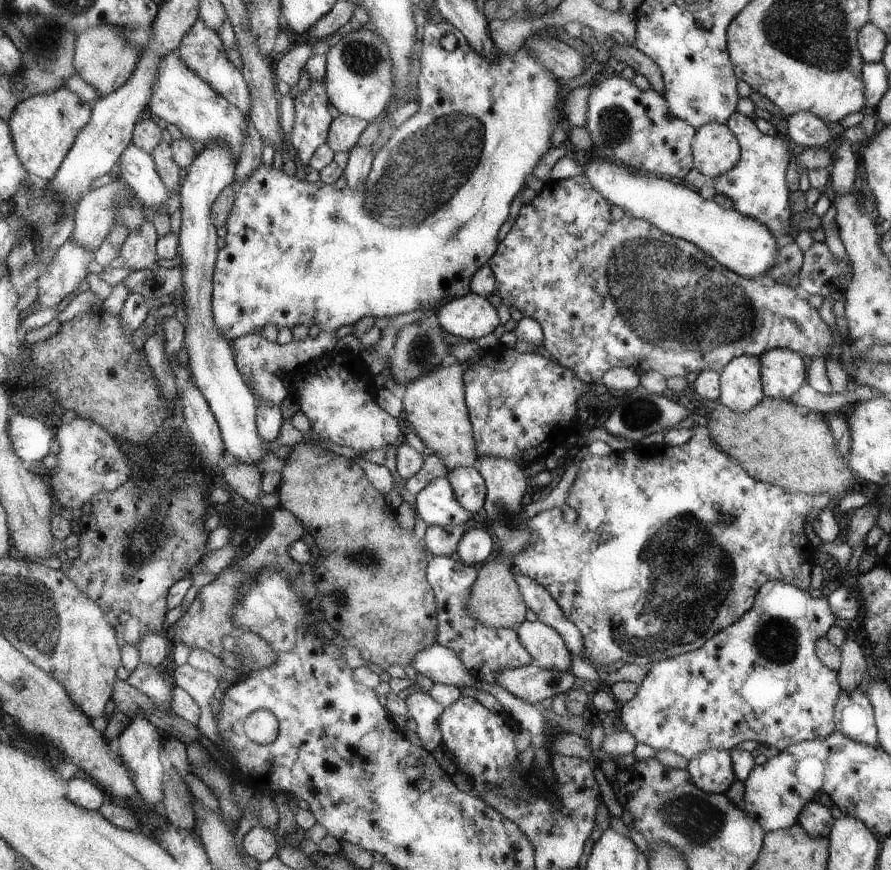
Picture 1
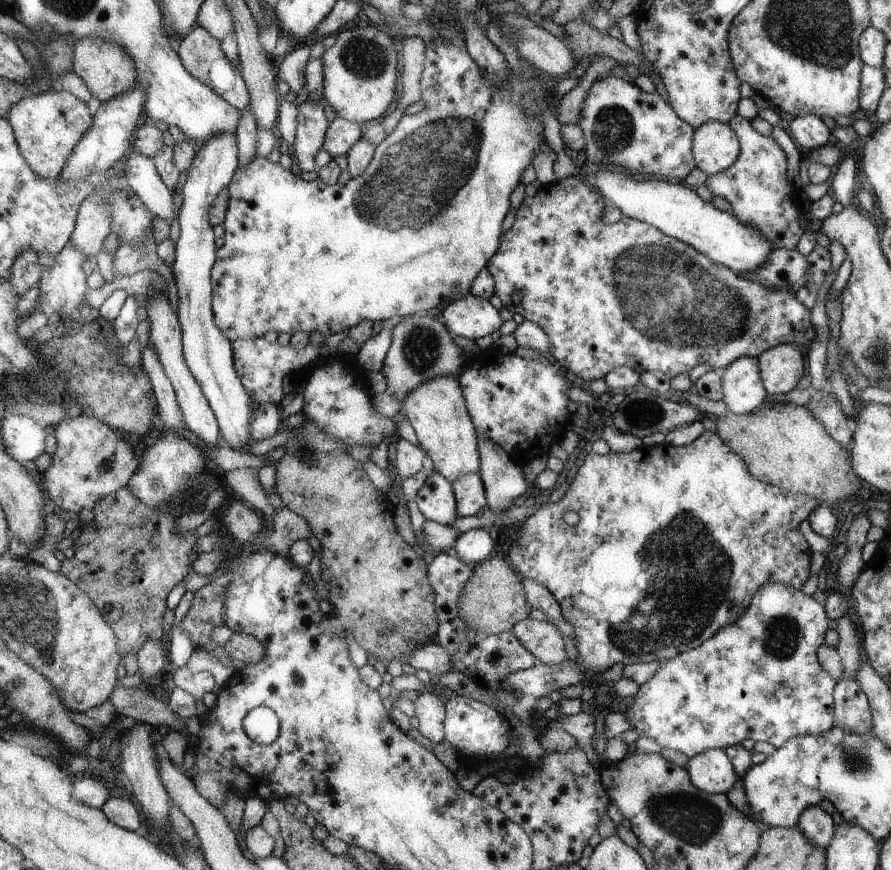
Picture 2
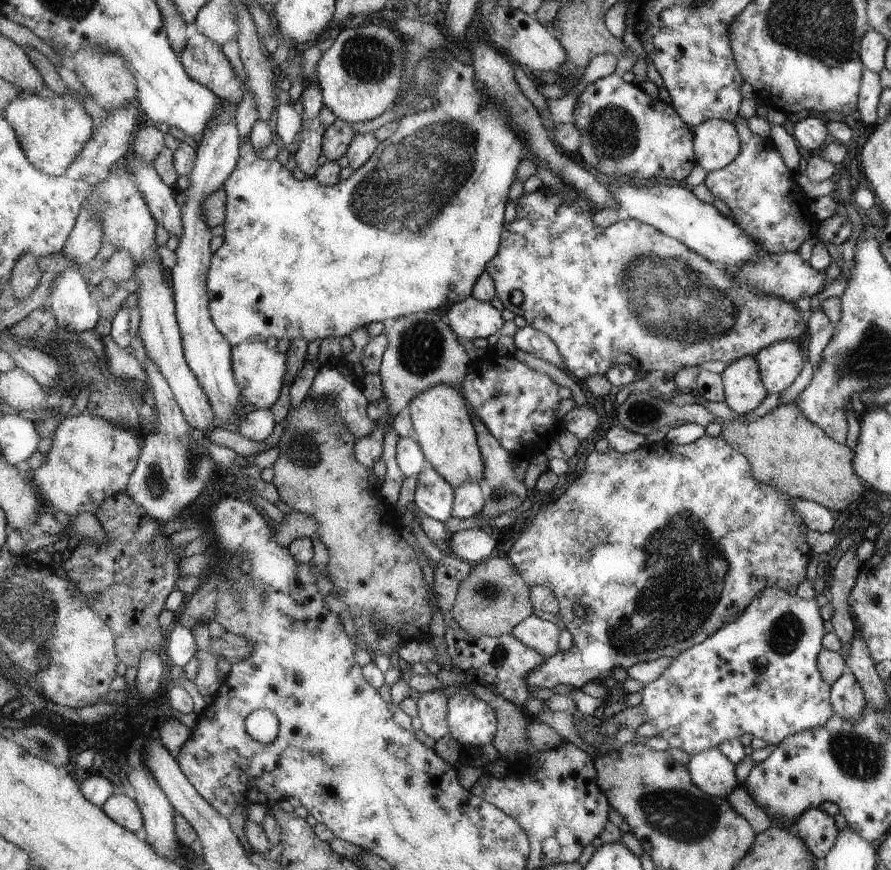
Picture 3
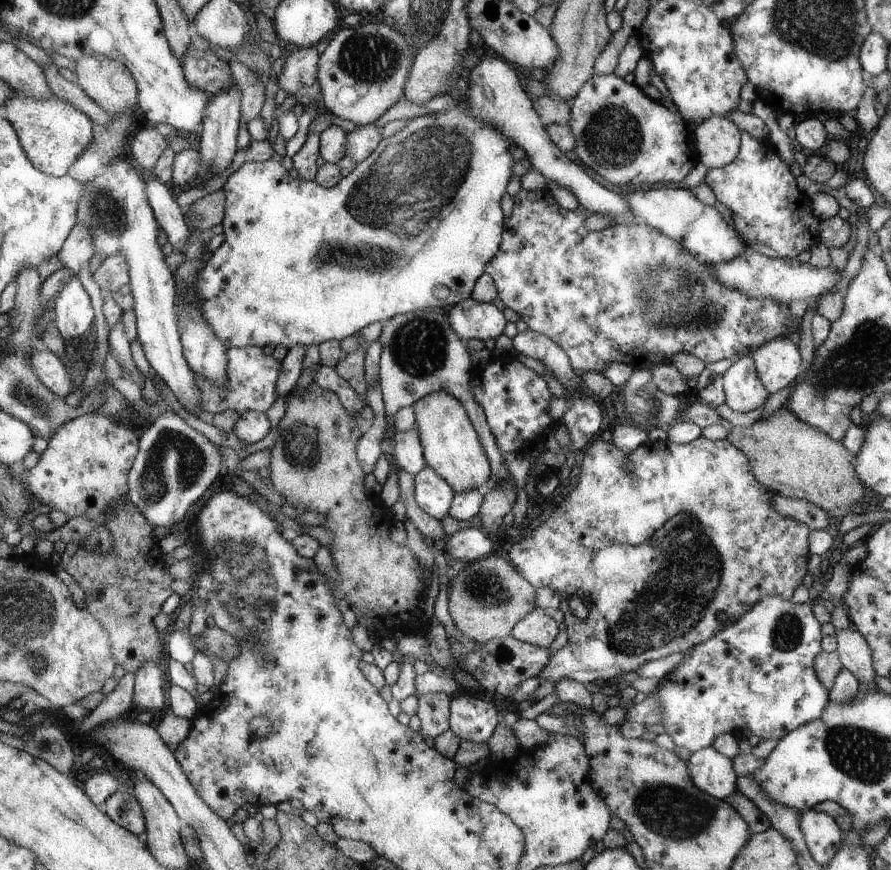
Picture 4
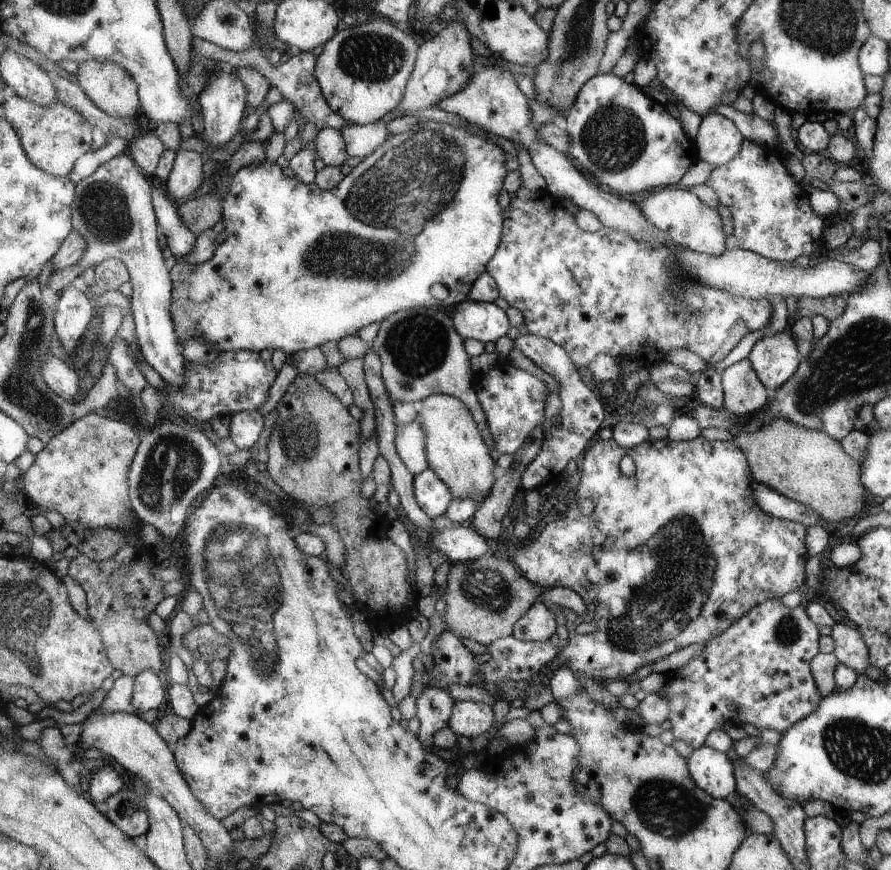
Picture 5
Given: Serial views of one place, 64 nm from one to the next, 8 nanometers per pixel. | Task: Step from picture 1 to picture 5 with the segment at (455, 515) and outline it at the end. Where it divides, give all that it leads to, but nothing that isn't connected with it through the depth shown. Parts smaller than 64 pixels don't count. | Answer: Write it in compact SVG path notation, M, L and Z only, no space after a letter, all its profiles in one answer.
M432 469L413 479L413 492L418 507L432 519L445 516L452 505L452 492Z

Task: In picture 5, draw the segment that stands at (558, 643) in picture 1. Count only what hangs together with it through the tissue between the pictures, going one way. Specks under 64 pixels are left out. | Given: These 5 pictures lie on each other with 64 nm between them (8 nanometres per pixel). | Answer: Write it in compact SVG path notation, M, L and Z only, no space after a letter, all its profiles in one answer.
M538 600L518 620L513 636L520 641L547 642L556 633L557 627L555 614Z

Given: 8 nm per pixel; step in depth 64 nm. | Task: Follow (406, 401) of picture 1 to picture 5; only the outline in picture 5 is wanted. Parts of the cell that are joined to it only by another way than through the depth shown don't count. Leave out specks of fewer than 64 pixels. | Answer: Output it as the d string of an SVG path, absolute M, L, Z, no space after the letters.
M432 394L422 402L423 408L417 415L417 419L422 422L426 434L426 454L429 462L429 469L432 469L441 480L449 487L453 498L464 499L474 498L479 504L490 494L494 484L495 470L497 464L490 454L488 444L486 444L476 420L474 420L470 410L452 395Z

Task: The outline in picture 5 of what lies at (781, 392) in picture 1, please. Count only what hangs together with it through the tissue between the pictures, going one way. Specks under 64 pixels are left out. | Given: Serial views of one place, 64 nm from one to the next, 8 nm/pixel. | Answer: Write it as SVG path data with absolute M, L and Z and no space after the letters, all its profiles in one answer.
M788 330L758 340L747 358L765 387L775 392L792 379L802 359Z

